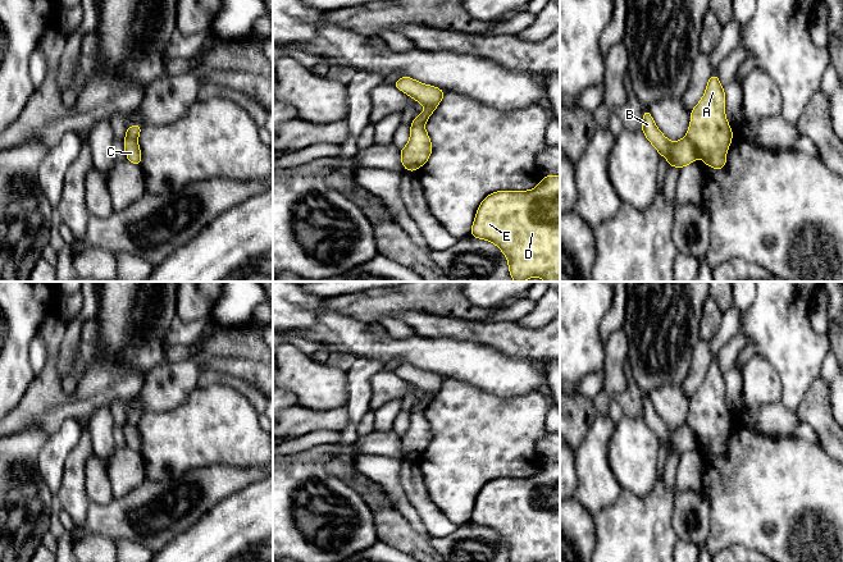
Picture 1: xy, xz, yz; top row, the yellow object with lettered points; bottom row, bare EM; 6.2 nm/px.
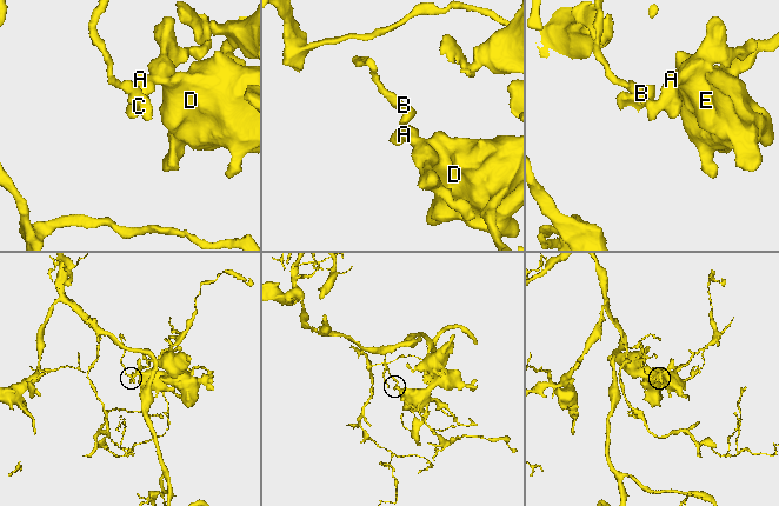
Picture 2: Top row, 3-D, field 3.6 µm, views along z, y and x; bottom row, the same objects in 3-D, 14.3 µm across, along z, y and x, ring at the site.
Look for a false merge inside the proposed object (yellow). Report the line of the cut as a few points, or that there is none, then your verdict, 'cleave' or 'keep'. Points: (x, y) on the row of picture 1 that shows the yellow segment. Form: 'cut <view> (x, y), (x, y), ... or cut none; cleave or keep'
cut yz (687, 136), (697, 154); cleave

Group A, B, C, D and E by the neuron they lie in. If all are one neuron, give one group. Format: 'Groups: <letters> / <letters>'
Groups: A D E / B C

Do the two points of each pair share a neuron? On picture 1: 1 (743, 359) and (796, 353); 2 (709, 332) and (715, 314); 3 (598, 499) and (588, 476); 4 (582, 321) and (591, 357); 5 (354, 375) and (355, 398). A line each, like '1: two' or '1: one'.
1: one
2: one
3: one
4: one
5: one

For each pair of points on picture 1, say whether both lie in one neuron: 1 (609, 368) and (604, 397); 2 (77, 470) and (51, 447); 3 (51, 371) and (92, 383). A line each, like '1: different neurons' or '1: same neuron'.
1: same neuron
2: different neurons
3: same neuron

